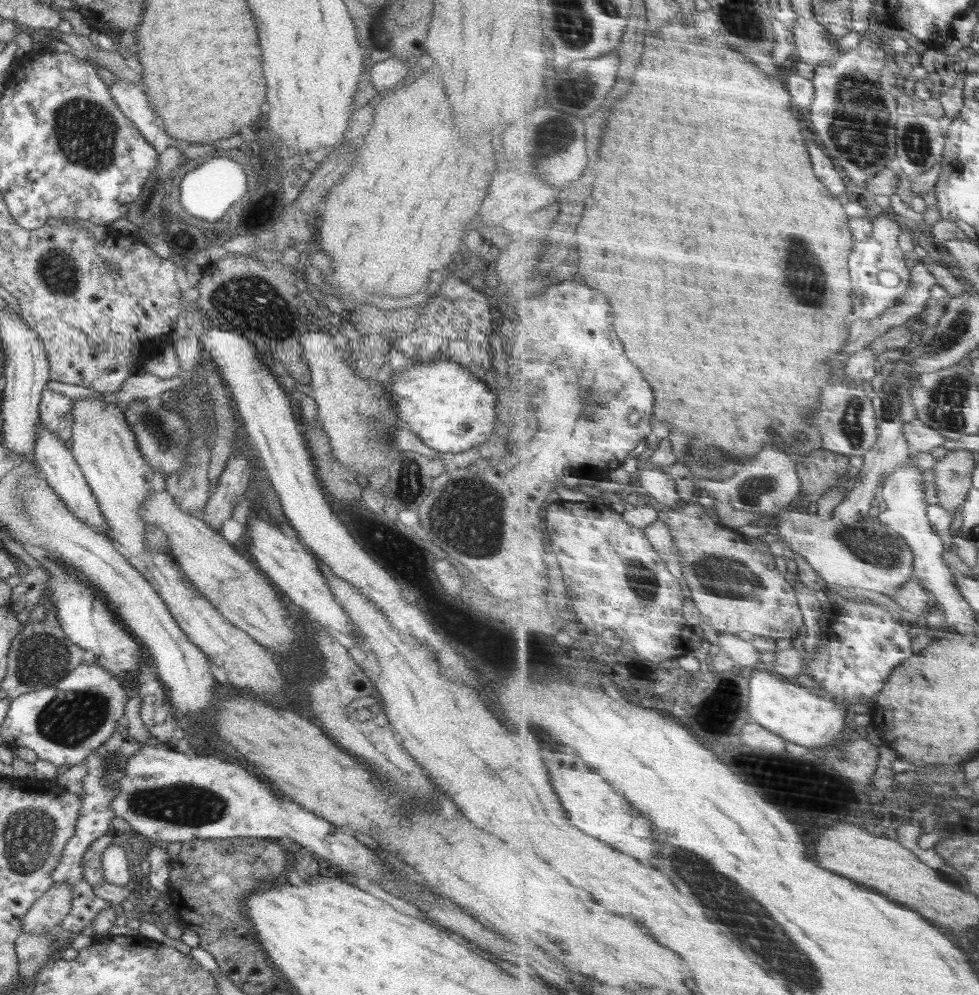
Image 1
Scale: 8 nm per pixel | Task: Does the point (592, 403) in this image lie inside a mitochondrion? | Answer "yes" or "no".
yes

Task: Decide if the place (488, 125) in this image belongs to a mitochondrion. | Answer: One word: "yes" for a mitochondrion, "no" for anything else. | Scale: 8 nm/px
no

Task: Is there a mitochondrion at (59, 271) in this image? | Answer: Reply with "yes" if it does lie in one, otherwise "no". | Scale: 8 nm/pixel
yes

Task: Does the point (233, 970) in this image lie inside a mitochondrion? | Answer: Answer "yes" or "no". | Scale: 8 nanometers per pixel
no

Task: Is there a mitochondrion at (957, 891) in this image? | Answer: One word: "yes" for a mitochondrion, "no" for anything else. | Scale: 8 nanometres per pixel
no

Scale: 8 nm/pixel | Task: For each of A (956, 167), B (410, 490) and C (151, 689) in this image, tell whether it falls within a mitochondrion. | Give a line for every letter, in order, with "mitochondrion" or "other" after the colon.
A: other
B: mitochondrion
C: other

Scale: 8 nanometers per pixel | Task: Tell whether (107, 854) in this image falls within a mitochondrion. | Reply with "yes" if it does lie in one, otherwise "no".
no

